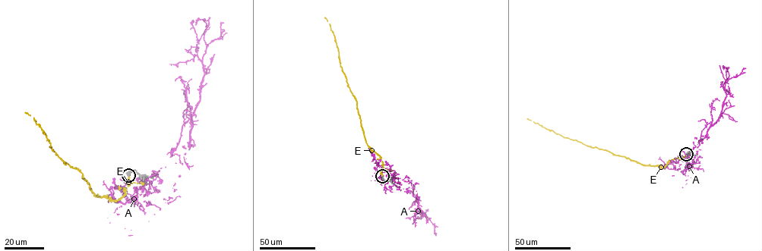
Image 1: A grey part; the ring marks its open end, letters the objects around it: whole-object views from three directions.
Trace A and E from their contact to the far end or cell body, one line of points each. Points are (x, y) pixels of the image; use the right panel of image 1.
A: (687, 153), (696, 162), (688, 157), (720, 114), (725, 83), (746, 68)
E: (686, 154), (671, 159), (663, 167), (641, 164), (605, 150), (586, 145), (576, 139), (564, 137), (526, 118)

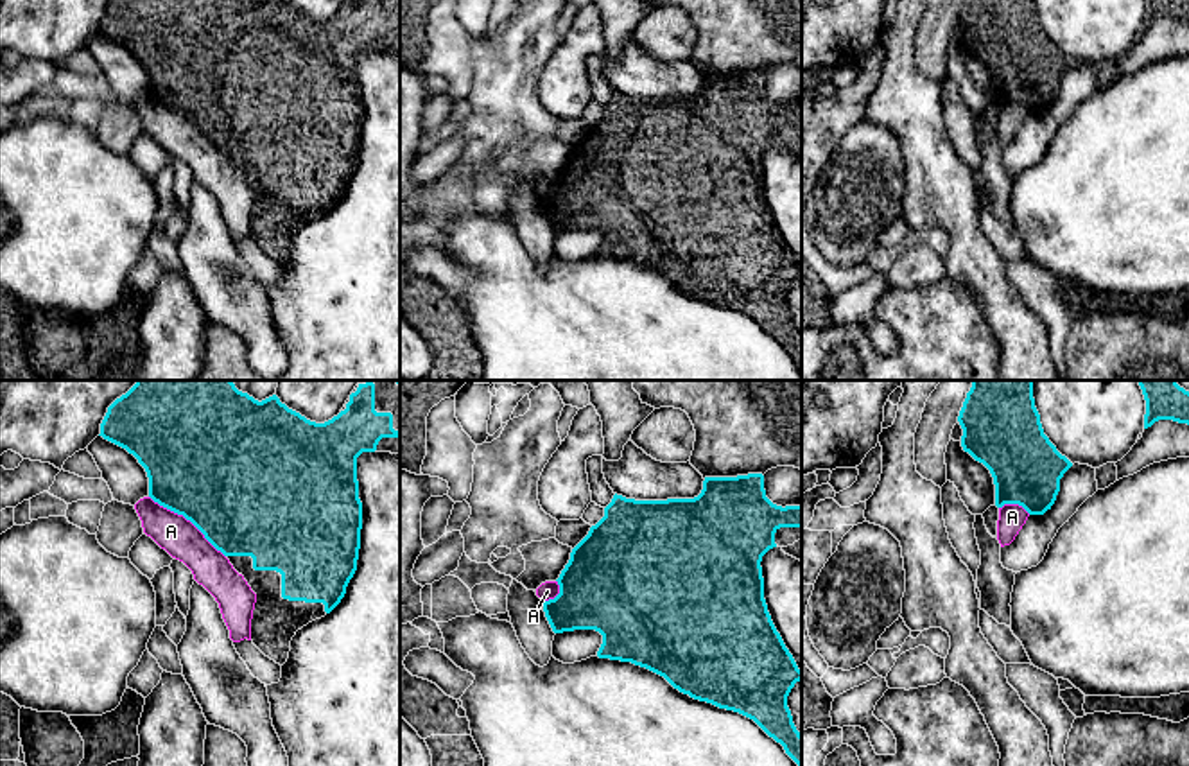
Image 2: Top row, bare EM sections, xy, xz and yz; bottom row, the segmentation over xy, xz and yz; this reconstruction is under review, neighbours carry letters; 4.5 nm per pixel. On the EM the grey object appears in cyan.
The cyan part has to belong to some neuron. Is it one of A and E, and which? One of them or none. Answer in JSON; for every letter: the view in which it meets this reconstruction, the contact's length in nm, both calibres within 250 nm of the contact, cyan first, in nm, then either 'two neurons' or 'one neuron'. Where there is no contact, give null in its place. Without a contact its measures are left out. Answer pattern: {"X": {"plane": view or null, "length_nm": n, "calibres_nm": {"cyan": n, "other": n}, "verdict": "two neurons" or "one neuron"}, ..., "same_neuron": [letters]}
{"A": {"plane": "xy", "length_nm": 440, "calibres_nm": {"cyan": 500, "other": 170}, "verdict": "two neurons"}, "E": {"plane": null, "verdict": "one neuron"}, "same_neuron": ["E"]}

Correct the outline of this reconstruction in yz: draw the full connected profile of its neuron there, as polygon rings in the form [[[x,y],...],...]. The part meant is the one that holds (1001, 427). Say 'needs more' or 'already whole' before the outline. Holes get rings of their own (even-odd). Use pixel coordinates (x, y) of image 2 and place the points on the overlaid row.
already whole | [[[972,380],[958,422],[963,429],[963,450],[983,463],[994,477],[997,508],[1019,504],[1029,515],[1051,509],[1060,492],[1060,479],[1072,463],[1044,434],[1033,380]]]

